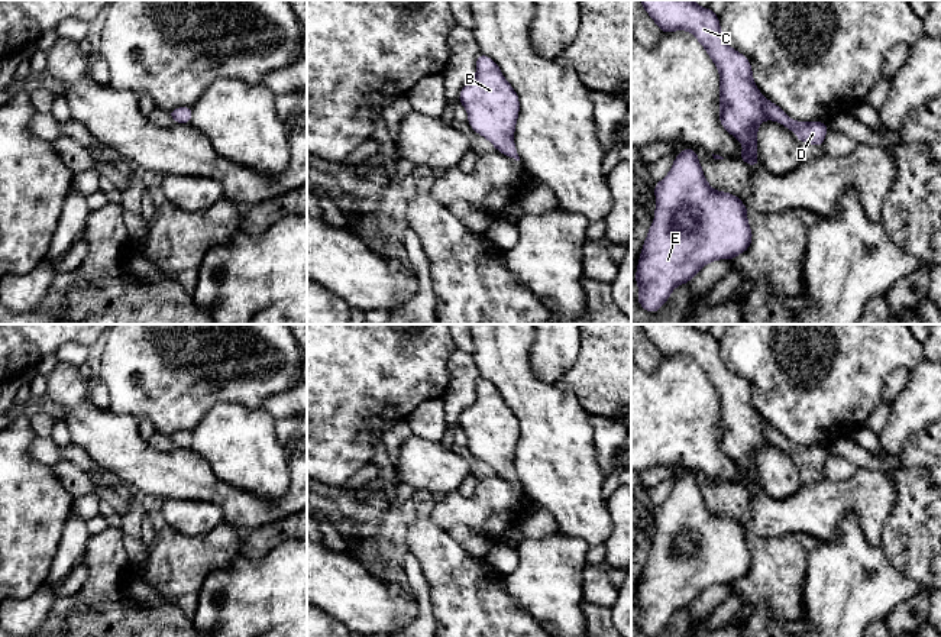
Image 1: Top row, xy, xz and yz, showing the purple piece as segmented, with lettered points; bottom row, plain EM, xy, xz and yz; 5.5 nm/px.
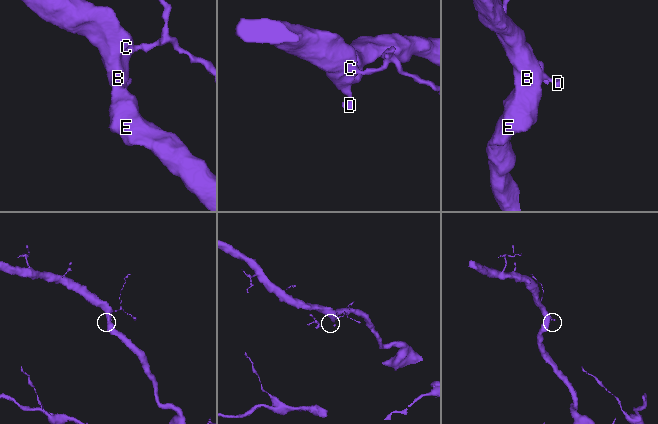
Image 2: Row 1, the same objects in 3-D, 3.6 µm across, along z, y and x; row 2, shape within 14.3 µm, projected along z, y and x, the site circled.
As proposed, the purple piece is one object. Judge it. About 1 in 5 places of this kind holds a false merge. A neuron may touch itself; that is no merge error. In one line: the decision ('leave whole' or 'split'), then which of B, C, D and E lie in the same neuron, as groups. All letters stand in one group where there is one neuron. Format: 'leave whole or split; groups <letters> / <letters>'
leave whole; groups B C D E

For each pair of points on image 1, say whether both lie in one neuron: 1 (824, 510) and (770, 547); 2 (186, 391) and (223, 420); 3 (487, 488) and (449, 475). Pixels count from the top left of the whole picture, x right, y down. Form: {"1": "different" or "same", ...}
{"1": "different", "2": "different", "3": "different"}

